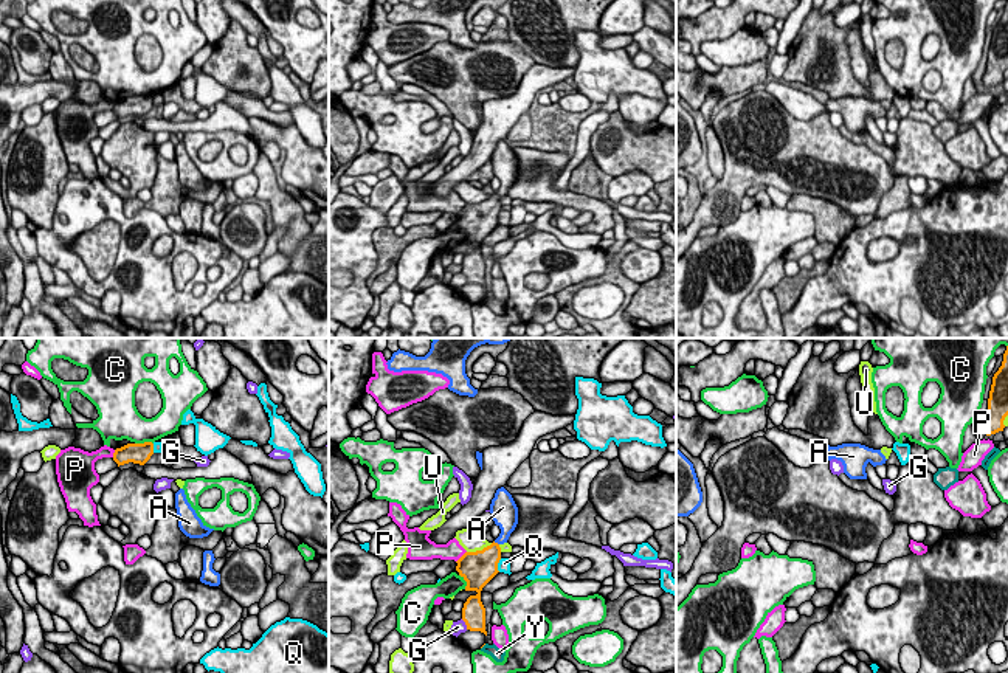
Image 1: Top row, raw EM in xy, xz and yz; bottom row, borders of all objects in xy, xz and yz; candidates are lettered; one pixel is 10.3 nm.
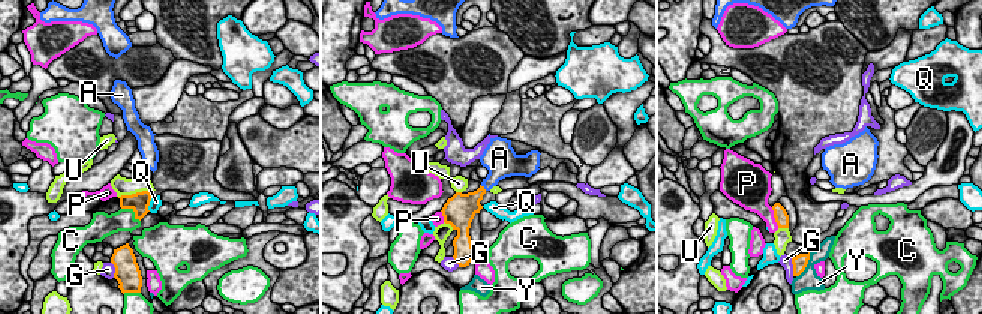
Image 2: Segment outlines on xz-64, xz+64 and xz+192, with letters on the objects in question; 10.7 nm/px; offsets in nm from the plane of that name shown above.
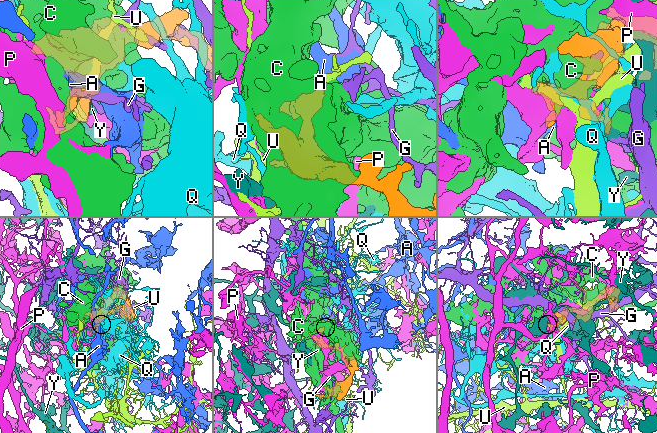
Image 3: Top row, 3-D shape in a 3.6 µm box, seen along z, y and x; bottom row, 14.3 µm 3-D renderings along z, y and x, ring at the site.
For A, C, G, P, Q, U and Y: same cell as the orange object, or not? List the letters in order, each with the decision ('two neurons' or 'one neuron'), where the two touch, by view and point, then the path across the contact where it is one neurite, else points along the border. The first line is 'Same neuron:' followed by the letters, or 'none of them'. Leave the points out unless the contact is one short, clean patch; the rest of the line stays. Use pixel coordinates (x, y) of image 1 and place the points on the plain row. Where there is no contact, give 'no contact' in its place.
Same neuron: A
A: one neuron | xz (497, 196) | across xz (484, 216), (497, 196), (506, 185), (506, 174)
C: two neurons | xy (144, 95)
G: two neurons | xz (466, 276)
P: two neurons | xz (461, 210)
Q: two neurons | xz (497, 217)
U: two neurons | xz (479, 203)
Y: two neurons | xz (483, 298)

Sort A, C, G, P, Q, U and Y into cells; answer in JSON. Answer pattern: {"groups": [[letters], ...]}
{"groups": [["A"], ["C"], ["G"], ["P"], ["Q"], ["U"], ["Y"]]}

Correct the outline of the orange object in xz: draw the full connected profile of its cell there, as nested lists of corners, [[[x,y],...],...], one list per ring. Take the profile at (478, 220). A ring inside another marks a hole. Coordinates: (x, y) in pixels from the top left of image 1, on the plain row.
[[[498,141],[490,157],[490,166],[495,177],[501,181],[499,189],[482,203],[465,205],[456,216],[456,223],[467,234],[465,243],[476,243],[470,248],[462,261],[462,273],[470,284],[485,284],[485,261],[481,254],[482,240],[499,225],[501,197],[507,195],[510,186],[518,177],[518,160],[512,147]]]

